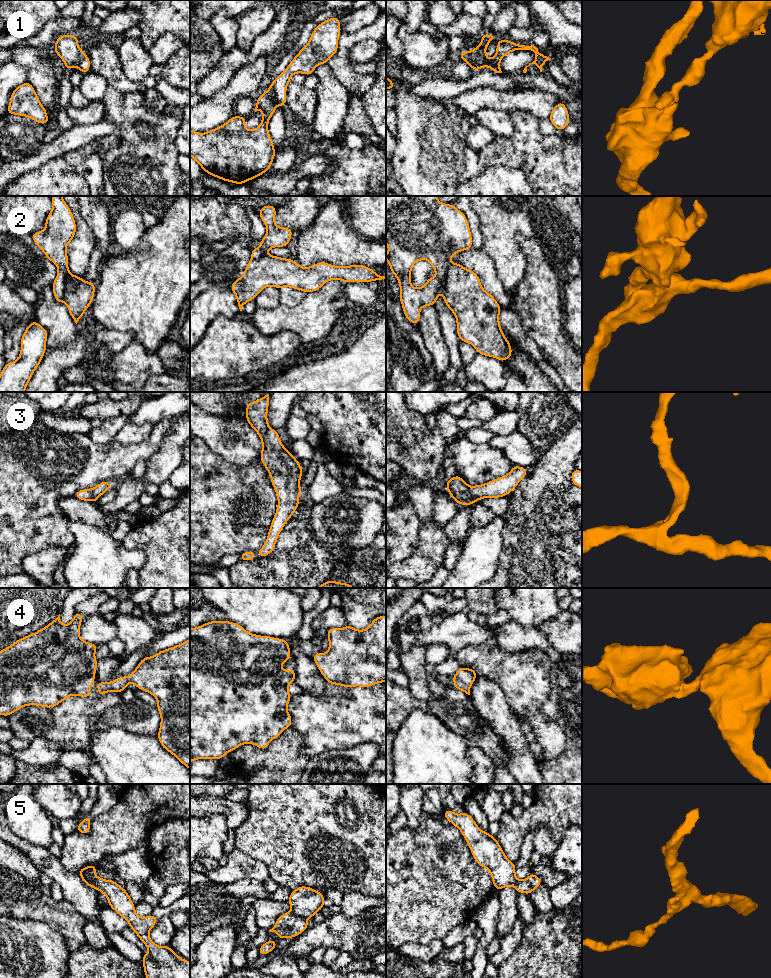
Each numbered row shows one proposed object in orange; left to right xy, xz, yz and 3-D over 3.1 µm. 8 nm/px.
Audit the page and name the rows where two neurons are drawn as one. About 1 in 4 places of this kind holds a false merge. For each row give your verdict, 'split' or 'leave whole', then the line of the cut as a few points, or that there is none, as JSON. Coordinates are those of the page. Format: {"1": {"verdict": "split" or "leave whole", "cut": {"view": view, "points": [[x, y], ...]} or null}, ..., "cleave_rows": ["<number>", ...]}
{"1": {"verdict": "split", "cut": {"view": "yz", "points": [[470, 51], [485, 65]]}}, "2": {"verdict": "split", "cut": {"view": "xy", "points": [[69, 272], [65, 278], [65, 291], [61, 301]]}}, "3": {"verdict": "leave whole", "cut": null}, "4": {"verdict": "leave whole", "cut": null}, "5": {"verdict": "split", "cut": {"view": "xy", "points": [[85, 867], [85, 876], [98, 889]]}}, "cleave_rows": ["1", "2", "5"]}

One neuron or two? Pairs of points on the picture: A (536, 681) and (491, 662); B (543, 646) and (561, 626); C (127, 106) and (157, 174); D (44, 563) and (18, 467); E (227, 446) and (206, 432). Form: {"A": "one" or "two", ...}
{"A": "one", "B": "two", "C": "one", "D": "two", "E": "one"}

